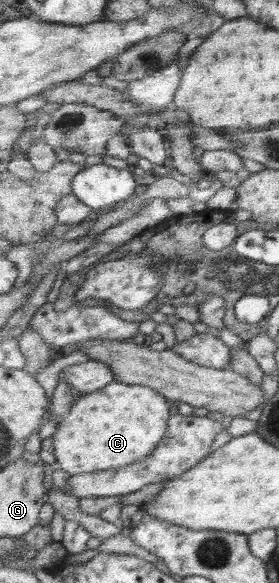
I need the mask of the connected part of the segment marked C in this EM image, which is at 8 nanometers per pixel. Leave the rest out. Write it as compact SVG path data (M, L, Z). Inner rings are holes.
M115 381L101 391L79 395L79 402L75 408L71 408L71 414L66 416L63 422L57 424L56 433L52 436L54 442L54 456L56 466L69 475L81 475L91 472L107 471L119 466L129 466L137 460L143 460L145 456L154 454L153 450L167 434L167 424L172 417L169 412L171 402L161 392L149 388L143 384L125 384Z

